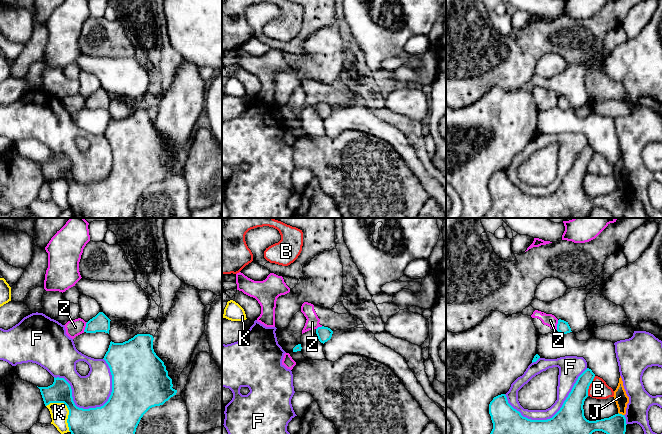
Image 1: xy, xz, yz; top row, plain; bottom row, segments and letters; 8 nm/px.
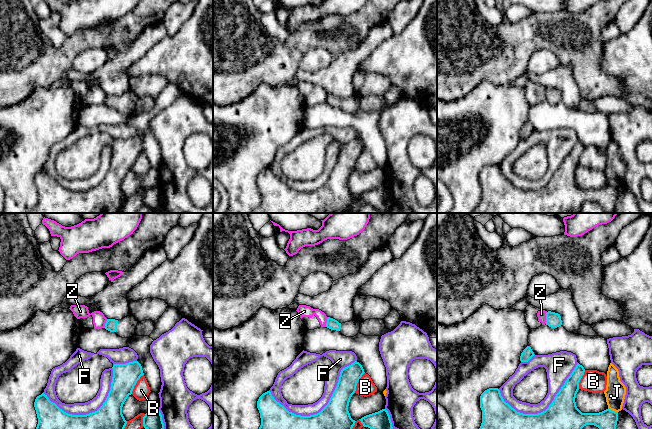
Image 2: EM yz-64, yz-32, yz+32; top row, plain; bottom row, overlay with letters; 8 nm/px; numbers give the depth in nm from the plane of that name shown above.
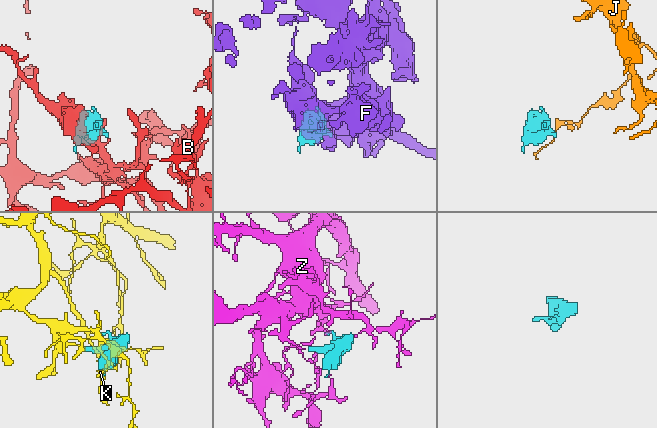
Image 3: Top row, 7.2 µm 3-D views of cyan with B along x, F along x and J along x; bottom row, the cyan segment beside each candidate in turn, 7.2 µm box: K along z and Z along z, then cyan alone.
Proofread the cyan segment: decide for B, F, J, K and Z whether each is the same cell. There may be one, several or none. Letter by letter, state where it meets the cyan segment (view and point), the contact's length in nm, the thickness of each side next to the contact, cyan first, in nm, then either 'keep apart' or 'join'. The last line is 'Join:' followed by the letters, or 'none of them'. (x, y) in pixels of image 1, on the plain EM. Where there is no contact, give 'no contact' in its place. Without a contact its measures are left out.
B: yz (589, 161) | 170 nm | 180/150 nm | keep apart
F: xy (78, 183) | 480 nm | 380/280 nm | keep apart
J: yz (621, 190) | 50 nm | 180/110 nm | keep apart
K: xy (68, 185) | 300 nm | 340/150 nm | keep apart
Z: xy (85, 103) | 90 nm | 140/130 nm | keep apart
Join: none of them

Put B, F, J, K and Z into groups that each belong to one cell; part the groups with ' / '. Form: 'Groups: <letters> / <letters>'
Groups: B / F / J / K / Z

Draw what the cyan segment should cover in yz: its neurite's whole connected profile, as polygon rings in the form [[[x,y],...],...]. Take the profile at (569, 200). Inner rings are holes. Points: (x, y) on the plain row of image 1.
[[[587,144],[578,153],[560,186],[547,196],[531,196],[523,193],[508,179],[505,170],[494,173],[489,180],[493,205],[484,218],[589,218],[591,210],[595,207],[606,209],[614,218],[623,218],[627,201],[624,191],[618,189],[596,197],[589,197],[584,192],[584,177],[588,173],[588,165],[594,153],[592,146]]]

